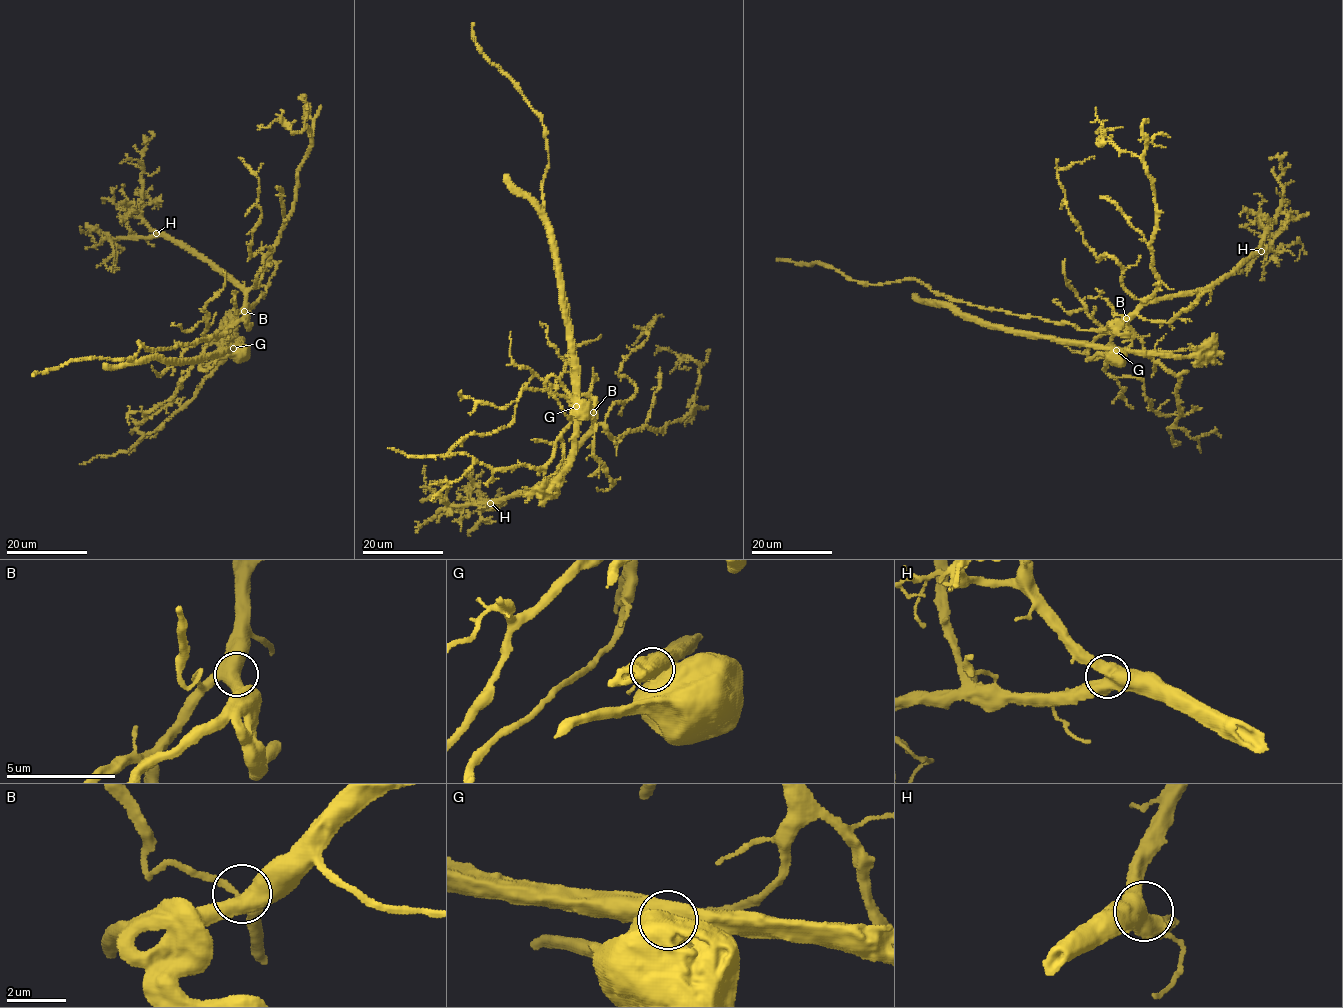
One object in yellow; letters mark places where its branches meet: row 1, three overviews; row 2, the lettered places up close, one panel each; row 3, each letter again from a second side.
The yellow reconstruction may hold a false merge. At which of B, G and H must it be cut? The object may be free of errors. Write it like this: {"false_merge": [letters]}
{"false_merge": ["G"]}

